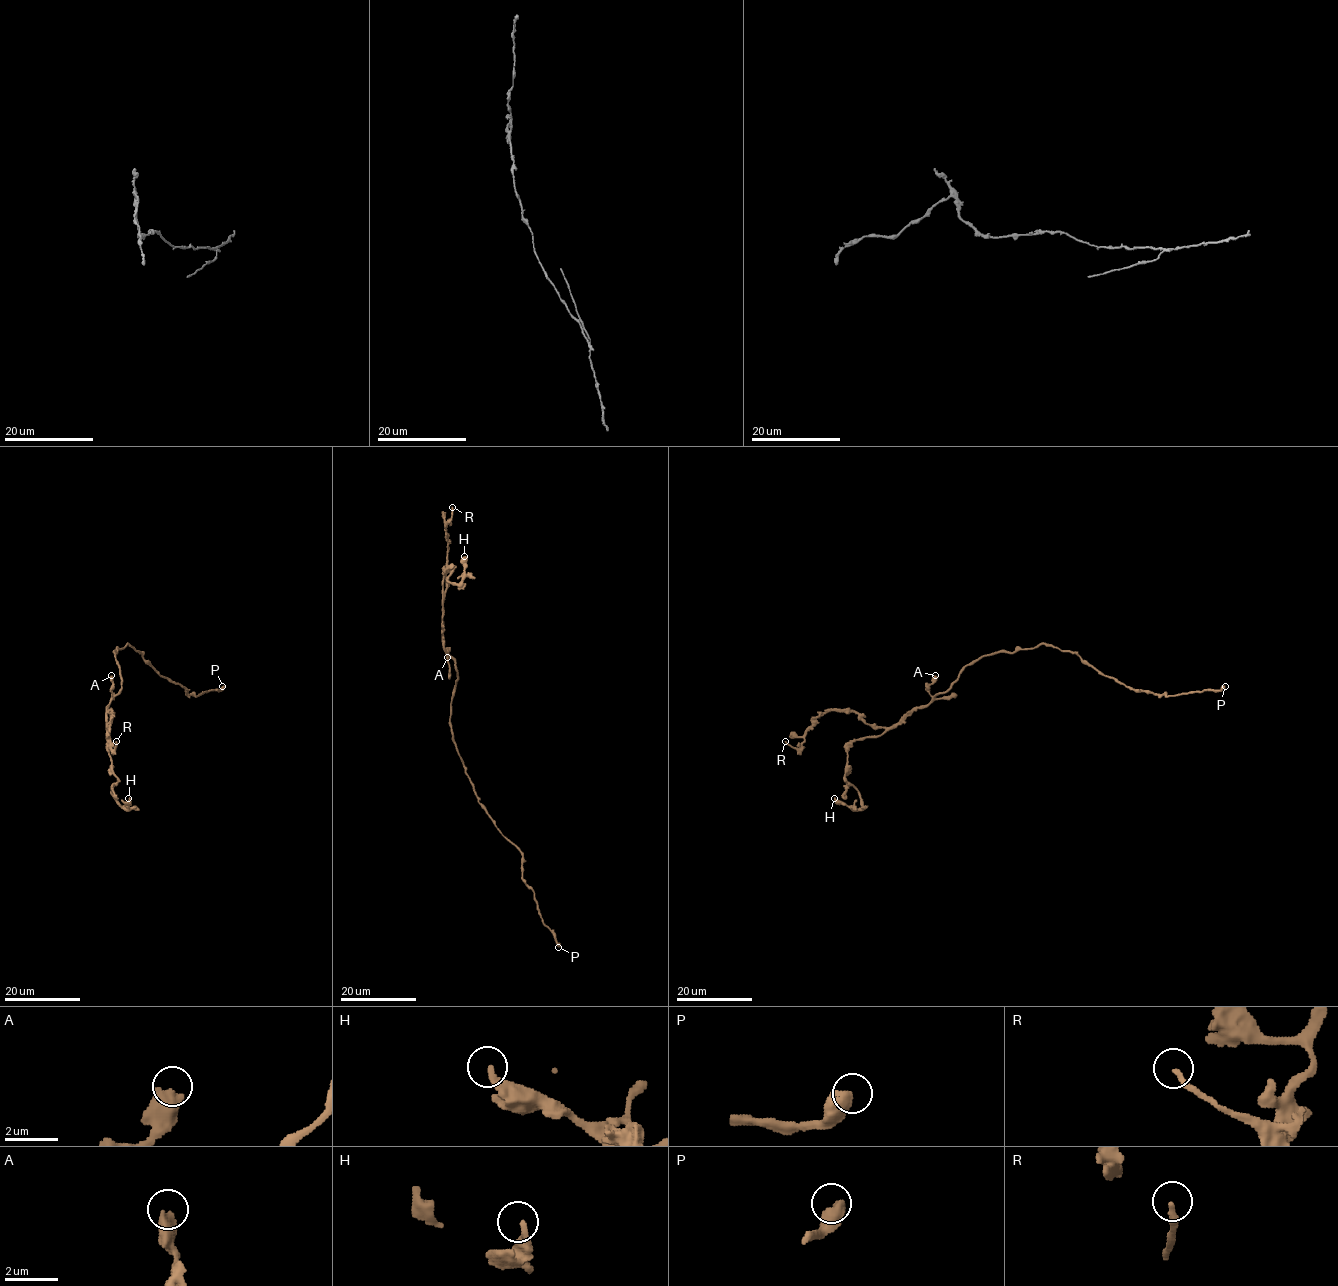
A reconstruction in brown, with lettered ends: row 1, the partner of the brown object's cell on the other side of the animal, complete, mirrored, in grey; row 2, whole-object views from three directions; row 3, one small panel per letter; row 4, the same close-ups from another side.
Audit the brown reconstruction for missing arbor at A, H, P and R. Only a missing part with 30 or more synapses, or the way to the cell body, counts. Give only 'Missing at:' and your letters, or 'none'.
Missing at: none

